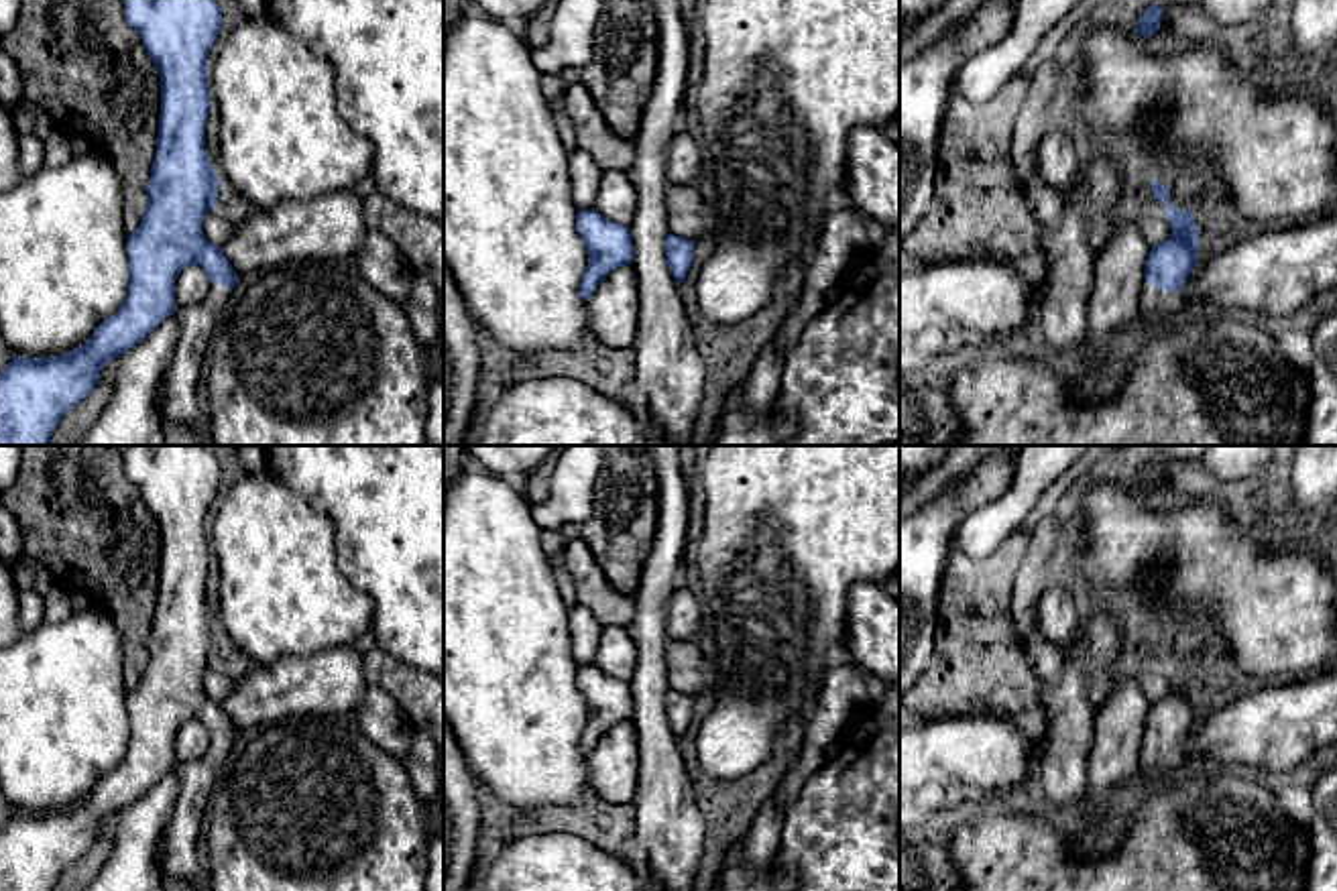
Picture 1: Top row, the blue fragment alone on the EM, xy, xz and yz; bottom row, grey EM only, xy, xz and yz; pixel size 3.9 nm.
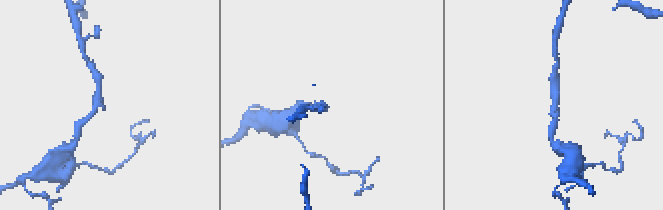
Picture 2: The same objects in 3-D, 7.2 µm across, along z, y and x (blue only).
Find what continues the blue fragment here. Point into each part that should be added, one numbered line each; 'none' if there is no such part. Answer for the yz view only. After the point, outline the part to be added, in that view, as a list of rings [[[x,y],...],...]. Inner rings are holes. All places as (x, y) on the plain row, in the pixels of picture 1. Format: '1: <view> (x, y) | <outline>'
1: yz (1154, 759) | [[[1144,736],[1138,769],[1144,771],[1150,781],[1158,775],[1184,767],[1186,763],[1188,763],[1188,757],[1186,757],[1184,745],[1162,747],[1152,738]]]

